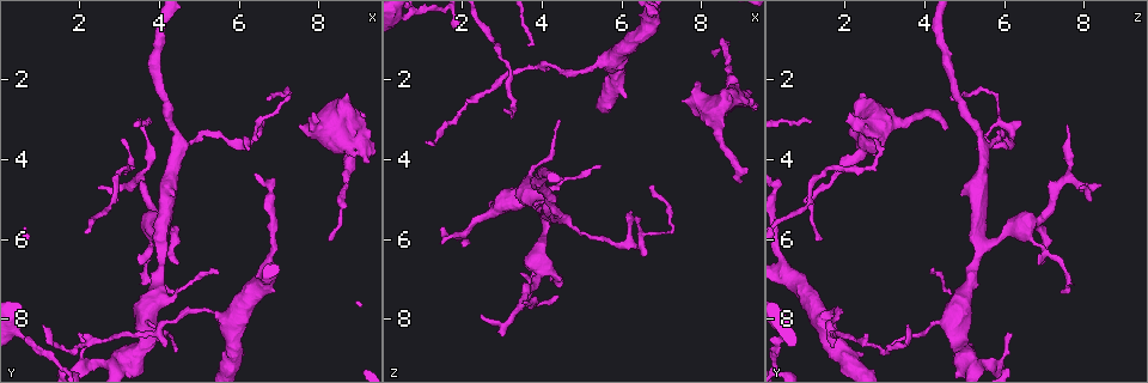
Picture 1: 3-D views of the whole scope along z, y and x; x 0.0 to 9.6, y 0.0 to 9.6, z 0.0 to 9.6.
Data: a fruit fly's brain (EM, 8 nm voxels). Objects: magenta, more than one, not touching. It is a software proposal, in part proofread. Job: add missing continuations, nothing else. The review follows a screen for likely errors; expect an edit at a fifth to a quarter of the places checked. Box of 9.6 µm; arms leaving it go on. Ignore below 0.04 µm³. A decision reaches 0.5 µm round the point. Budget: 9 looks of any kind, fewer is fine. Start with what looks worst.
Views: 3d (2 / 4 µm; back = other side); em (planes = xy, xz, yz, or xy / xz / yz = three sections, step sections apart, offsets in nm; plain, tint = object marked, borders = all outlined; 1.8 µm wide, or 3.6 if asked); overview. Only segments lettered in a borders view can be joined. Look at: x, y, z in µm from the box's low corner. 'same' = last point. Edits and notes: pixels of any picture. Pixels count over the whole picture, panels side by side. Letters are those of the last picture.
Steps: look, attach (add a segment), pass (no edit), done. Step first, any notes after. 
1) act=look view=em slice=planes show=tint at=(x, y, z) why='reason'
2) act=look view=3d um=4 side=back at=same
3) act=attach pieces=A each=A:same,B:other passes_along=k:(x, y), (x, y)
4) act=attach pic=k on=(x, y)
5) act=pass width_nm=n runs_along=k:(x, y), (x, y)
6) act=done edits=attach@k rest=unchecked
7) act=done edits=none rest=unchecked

act=look view=em slice=xz step=8 show=borders at=(9.05, 3.25, 4.55) why='an open end'

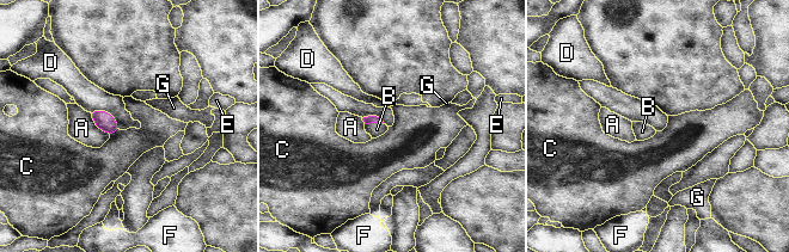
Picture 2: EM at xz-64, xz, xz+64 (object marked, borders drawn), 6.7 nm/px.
act=attach pieces=B each=A:other,B:same,C:other,D:other,E:other,F:other,G:other passes_along=2:(368, 120), (373, 122), (374, 129) found='it goes on there'

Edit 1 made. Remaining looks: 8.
act=look view=overview

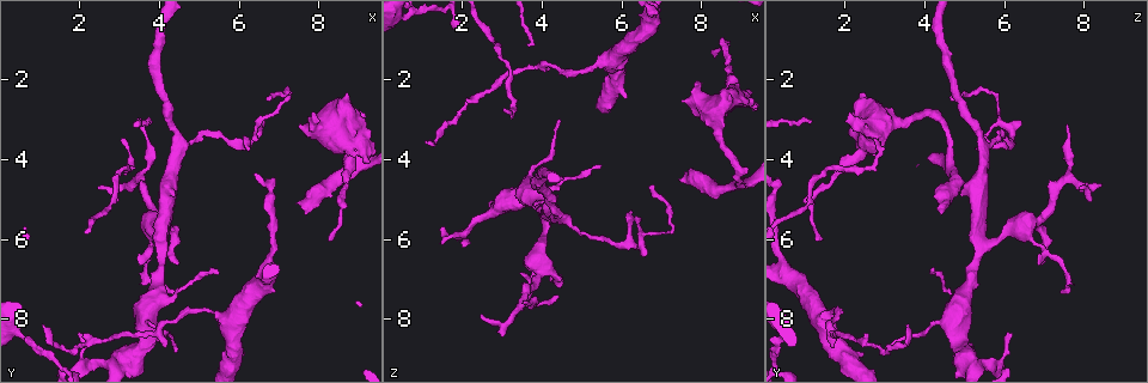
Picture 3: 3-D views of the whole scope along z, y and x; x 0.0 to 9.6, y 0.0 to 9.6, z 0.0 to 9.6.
act=look view=3d um=2 at=(2.50, 4.70, 7.95) why='tapers out'

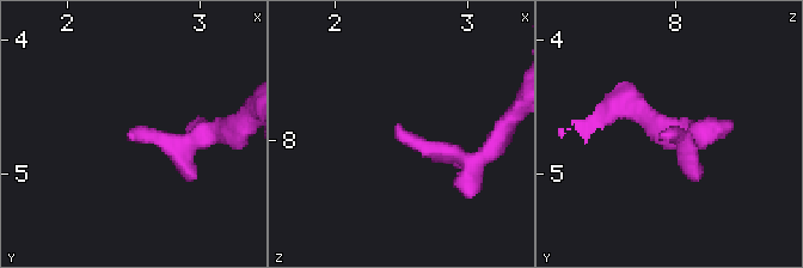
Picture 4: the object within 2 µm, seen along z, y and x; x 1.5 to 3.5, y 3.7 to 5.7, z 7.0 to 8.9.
act=look view=em slice=xy step=16 show=borders at=(2.46, 4.68, 7.90)

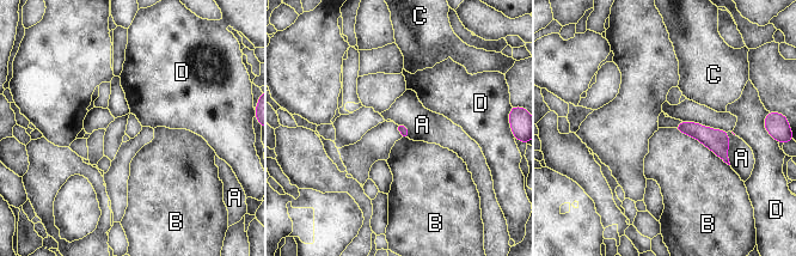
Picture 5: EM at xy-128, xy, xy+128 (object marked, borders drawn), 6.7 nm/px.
act=look view=em slice=planes show=borders at=same why='cut it another way'

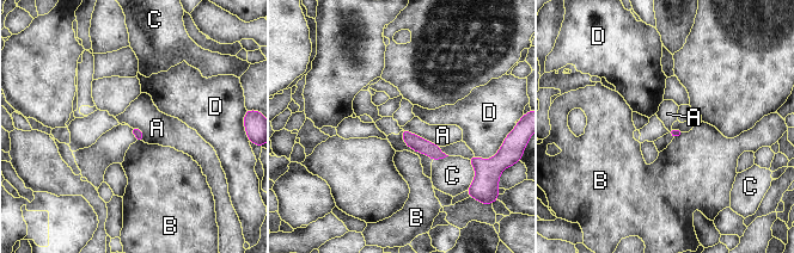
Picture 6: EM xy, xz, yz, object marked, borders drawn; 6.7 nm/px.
act=pass each=A:other,B:other,C:other,D:other border=6:(402, 128), (440, 146) found='none of them fits'

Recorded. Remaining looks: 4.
act=look view=em slice=planes show=borders at=(1.05, 8.15, 3.60) why='end of a long branch'

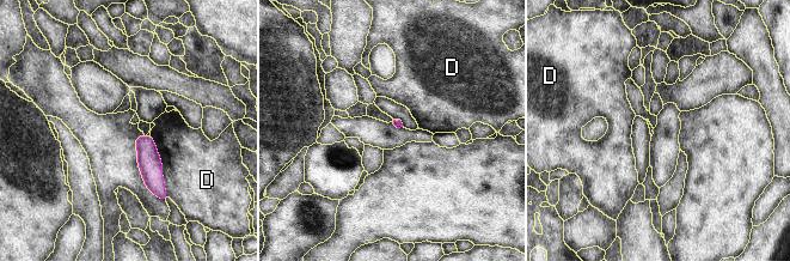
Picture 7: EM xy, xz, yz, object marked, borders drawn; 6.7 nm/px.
act=pass each=D:other border=7:(151, 135), (169, 196) found='none of them fits'

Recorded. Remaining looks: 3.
act=look view=3d um=2 at=(3.60, 3.10, 7.50) why='branch stops here'

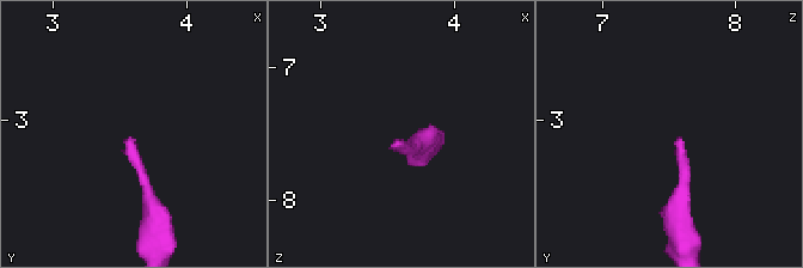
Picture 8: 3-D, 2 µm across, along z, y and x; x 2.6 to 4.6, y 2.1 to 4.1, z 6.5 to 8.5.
act=look view=em slice=planes show=plain at=(3.52, 3.14, 7.56) why='need the tissue'

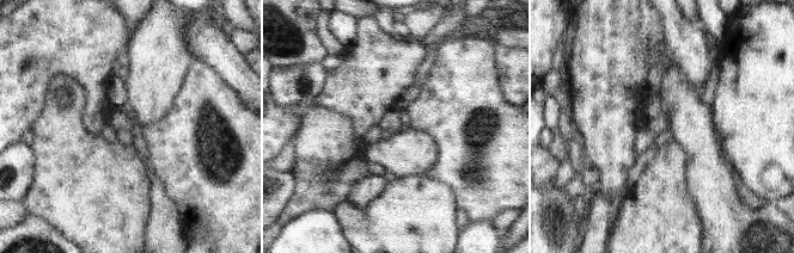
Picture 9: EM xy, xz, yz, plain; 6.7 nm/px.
act=look view=em slice=planes show=borders at=same

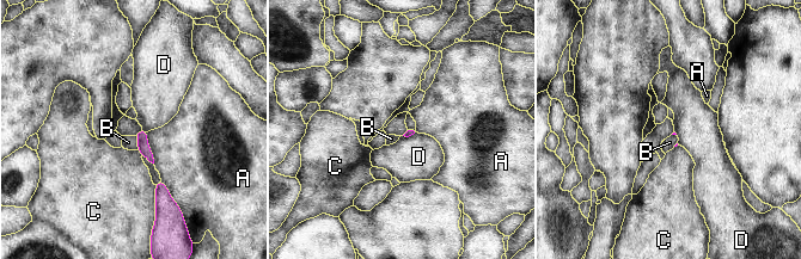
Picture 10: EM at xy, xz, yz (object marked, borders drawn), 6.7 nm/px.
act=pass each=A:other,B:other,C:other,D:other border=10:(134, 136), (138, 149) found='none of them fits'

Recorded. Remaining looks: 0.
act=done edits=attach@2 rest=unchecked

